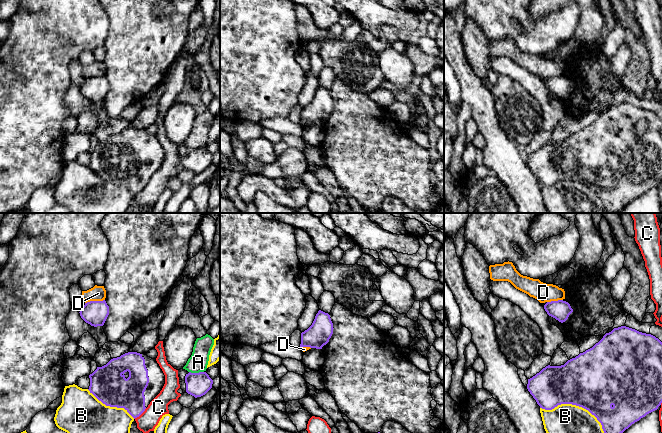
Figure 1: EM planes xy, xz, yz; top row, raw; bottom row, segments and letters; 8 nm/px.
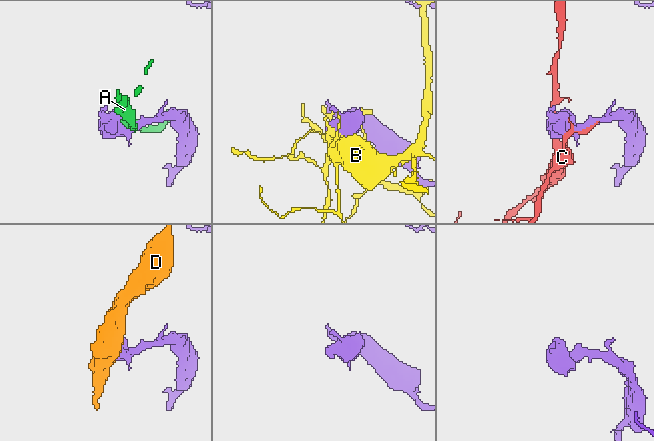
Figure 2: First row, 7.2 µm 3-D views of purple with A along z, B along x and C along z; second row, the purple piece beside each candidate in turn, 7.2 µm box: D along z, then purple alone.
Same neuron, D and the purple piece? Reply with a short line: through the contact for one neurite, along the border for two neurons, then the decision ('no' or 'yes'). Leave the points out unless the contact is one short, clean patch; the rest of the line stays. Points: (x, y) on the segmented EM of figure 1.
line xy (104, 299), (85, 303); no

